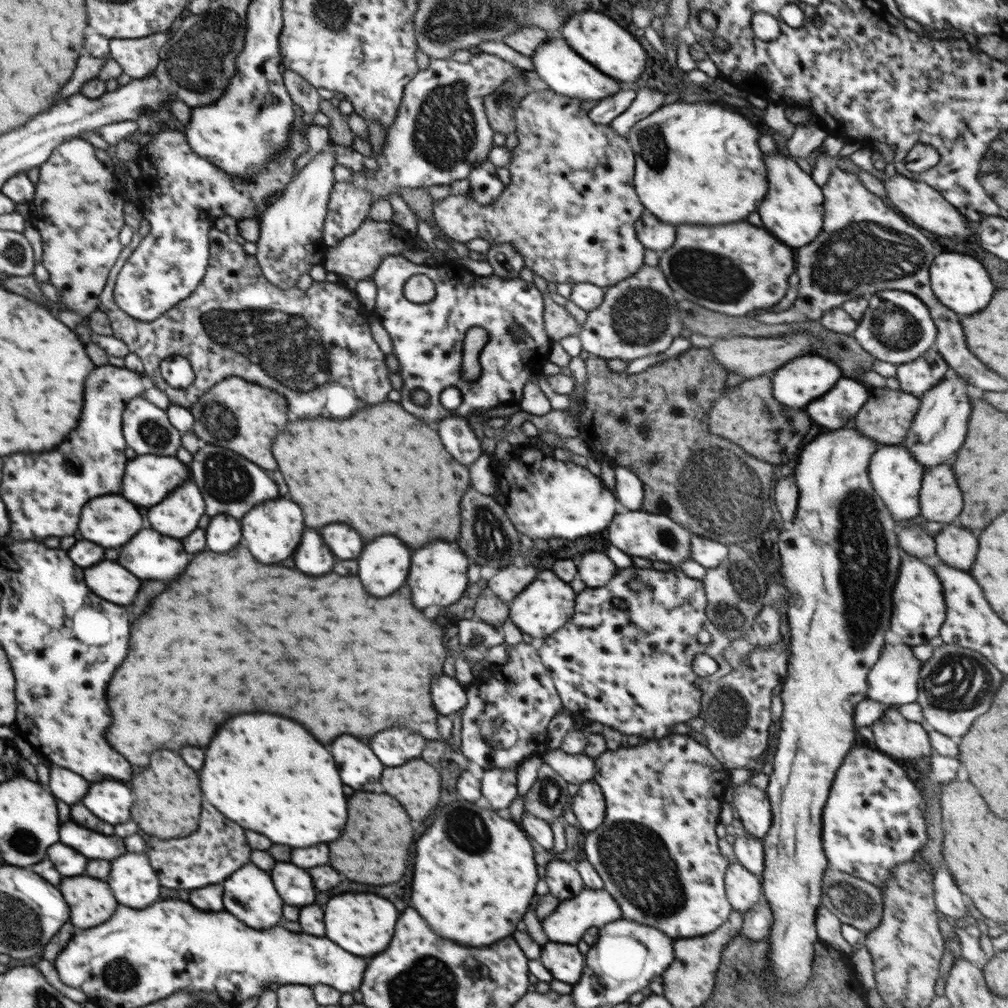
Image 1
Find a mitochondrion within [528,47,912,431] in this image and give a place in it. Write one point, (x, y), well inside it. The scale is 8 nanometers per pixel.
(711, 278)

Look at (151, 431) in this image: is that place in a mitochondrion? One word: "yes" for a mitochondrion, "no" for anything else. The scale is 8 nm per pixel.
yes

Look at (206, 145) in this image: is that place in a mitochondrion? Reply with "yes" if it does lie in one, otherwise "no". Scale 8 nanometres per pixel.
no

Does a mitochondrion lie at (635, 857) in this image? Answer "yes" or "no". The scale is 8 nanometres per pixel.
yes

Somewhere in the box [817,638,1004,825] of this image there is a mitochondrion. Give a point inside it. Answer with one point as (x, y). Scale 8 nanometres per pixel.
(966, 682)

